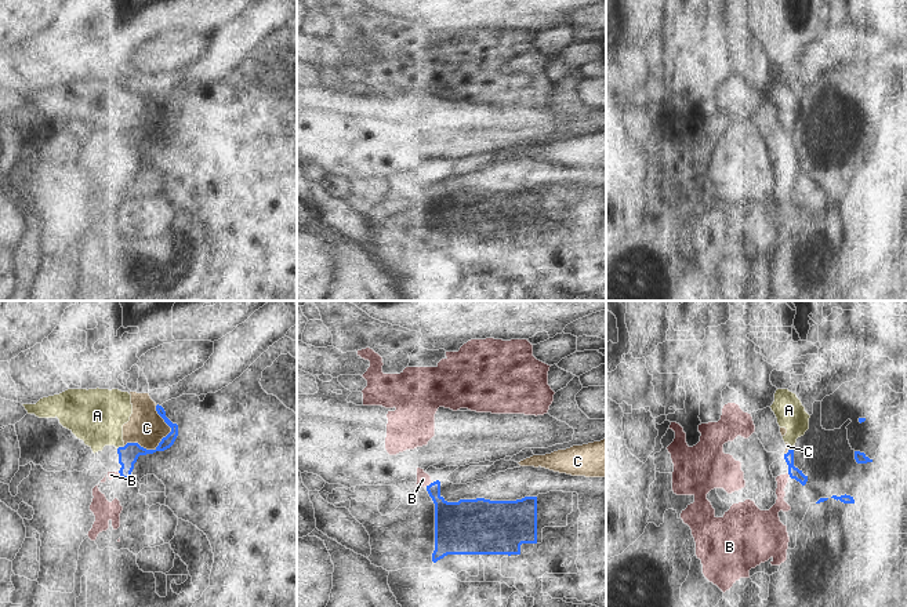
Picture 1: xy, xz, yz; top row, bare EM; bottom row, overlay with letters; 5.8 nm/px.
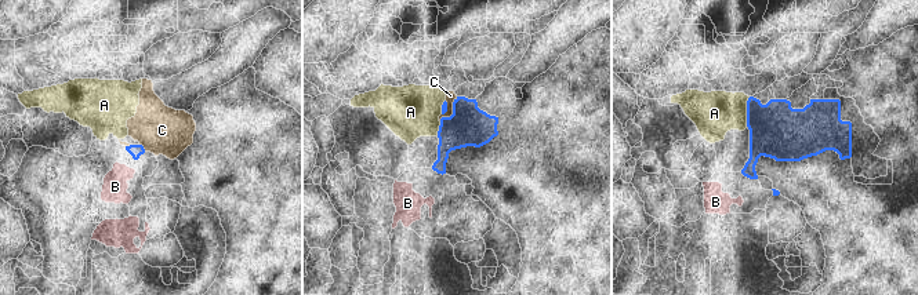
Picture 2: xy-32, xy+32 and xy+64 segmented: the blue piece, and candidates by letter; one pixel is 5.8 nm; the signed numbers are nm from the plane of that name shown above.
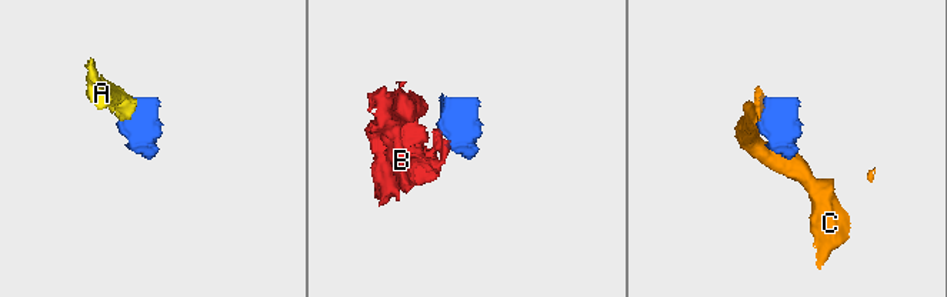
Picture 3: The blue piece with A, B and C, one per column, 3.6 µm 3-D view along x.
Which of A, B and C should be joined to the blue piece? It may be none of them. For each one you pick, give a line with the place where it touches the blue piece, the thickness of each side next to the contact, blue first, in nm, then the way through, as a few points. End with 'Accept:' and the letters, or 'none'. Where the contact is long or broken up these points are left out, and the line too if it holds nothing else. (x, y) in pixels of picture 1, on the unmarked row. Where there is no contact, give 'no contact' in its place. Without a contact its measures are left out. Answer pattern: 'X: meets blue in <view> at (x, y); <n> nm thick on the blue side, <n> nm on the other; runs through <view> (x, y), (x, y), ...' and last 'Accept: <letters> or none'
Accept: none

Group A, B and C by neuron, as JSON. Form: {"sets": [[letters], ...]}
{"sets": [["A", "C"], ["B"]]}

